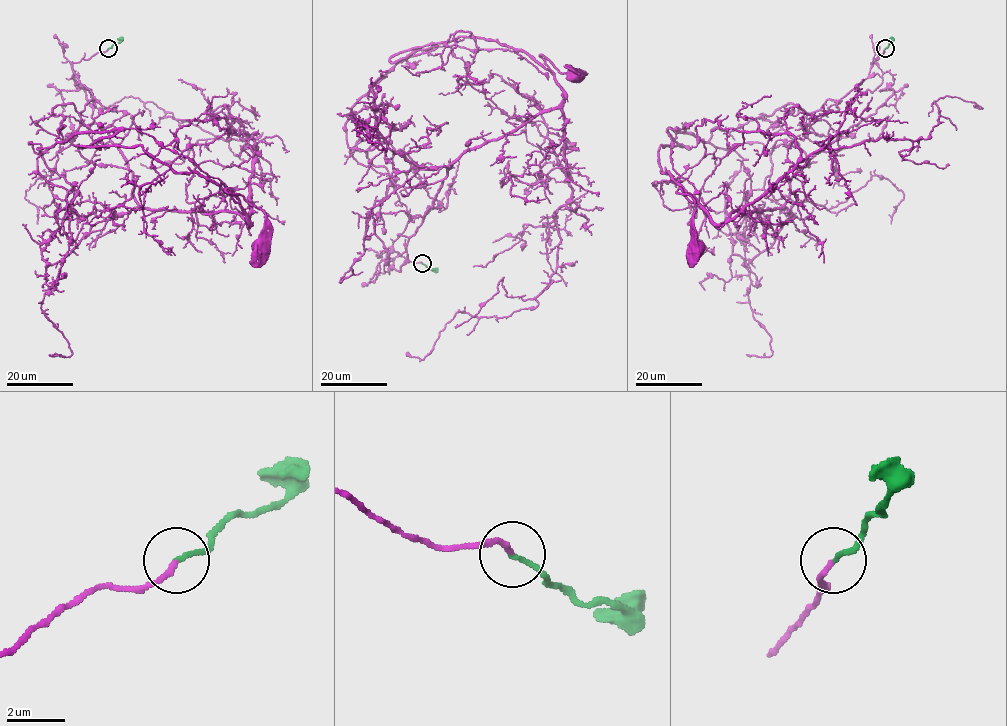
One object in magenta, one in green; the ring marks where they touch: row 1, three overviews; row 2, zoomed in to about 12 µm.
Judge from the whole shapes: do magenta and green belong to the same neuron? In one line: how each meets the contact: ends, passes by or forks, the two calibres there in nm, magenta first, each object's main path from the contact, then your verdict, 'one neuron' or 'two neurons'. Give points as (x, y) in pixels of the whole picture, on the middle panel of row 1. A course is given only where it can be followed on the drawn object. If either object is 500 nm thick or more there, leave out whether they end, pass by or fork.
magenta ends | green ends | 180/160 nm | magenta via (423, 264), (386, 249), (409, 218), (367, 156), (370, 88), (436, 47), (390, 59), (476, 36), (576, 75) | green via (423, 264), (437, 270) | one neuron

